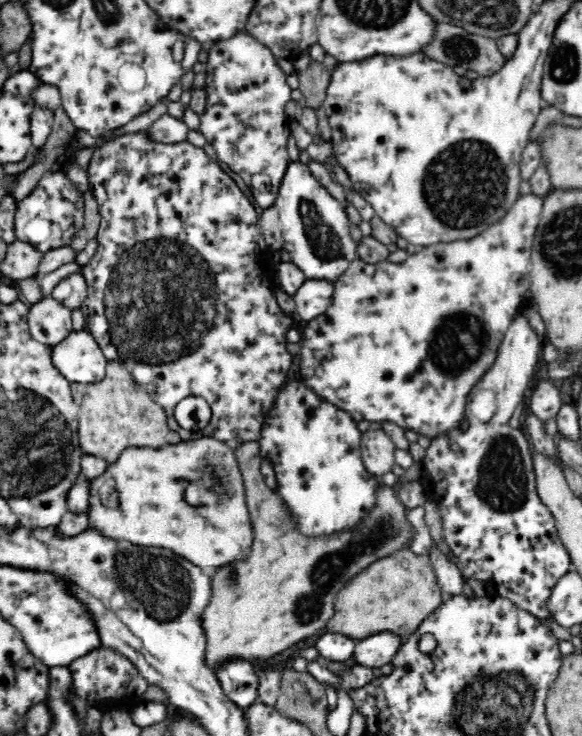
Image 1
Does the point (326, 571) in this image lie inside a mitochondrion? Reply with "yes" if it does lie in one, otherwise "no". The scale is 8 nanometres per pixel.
yes

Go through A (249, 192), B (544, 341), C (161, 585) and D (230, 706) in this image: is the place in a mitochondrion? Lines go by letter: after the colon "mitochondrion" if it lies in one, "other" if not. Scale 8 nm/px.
A: other
B: other
C: mitochondrion
D: other

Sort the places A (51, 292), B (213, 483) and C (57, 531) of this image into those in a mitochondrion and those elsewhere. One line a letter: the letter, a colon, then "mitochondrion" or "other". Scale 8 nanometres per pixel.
A: other
B: mitochondrion
C: other

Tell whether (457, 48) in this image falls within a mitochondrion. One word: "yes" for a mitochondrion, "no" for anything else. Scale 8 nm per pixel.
yes

